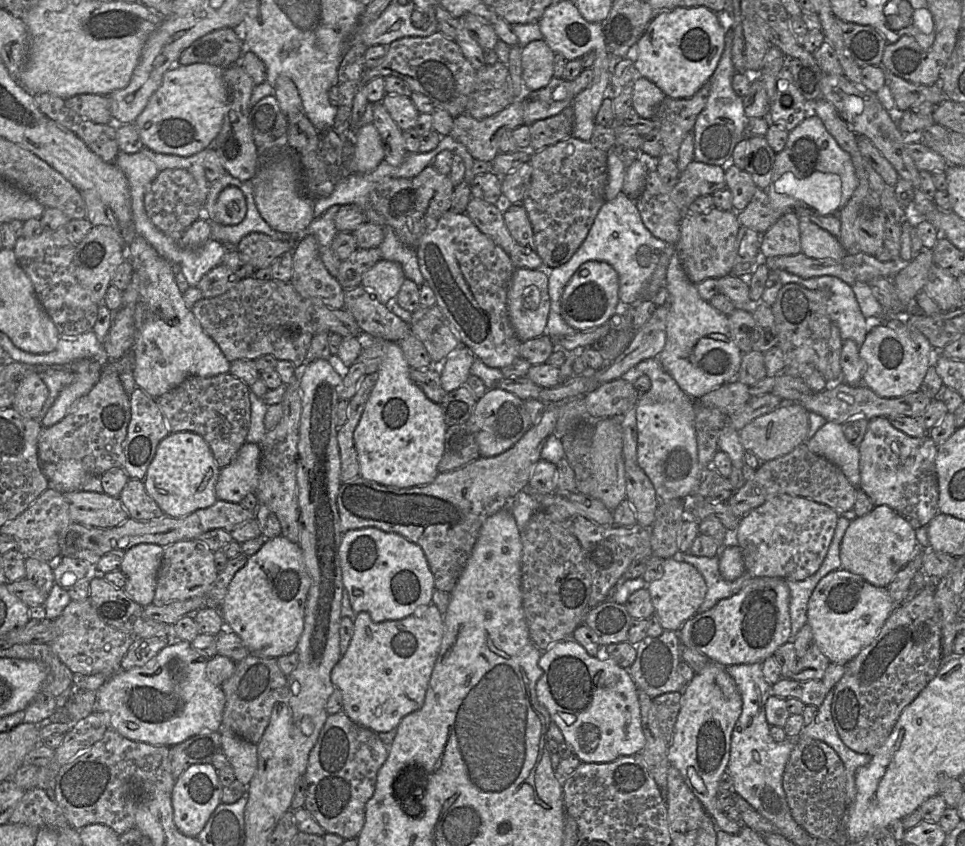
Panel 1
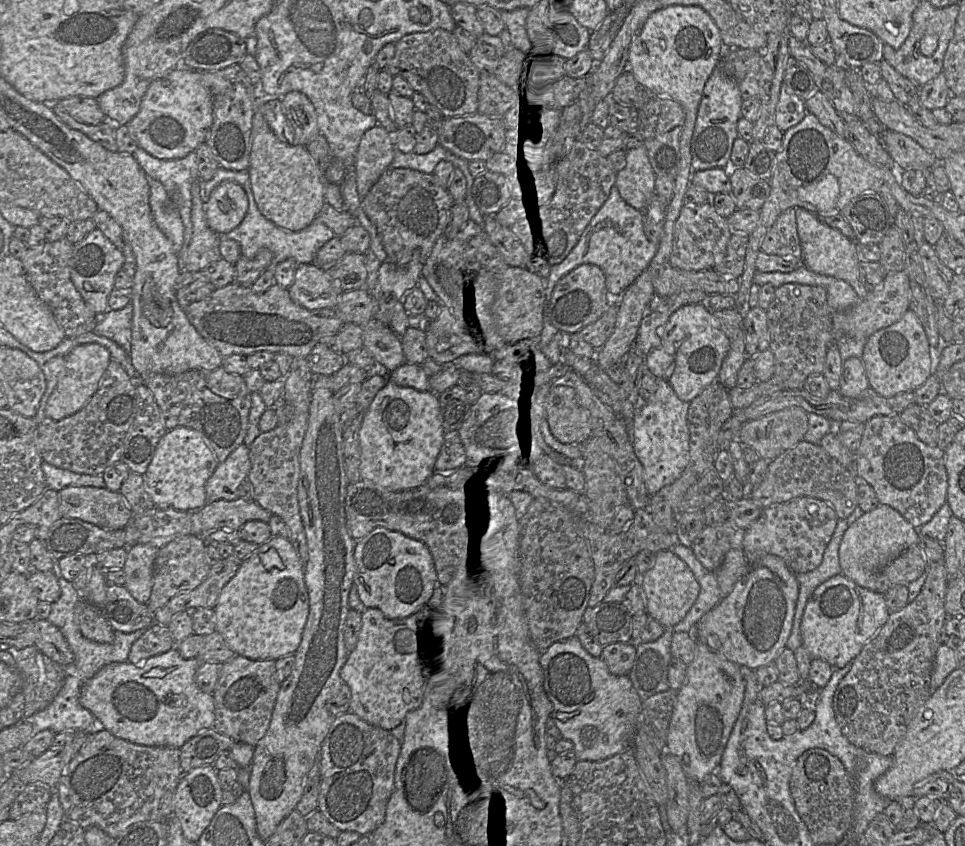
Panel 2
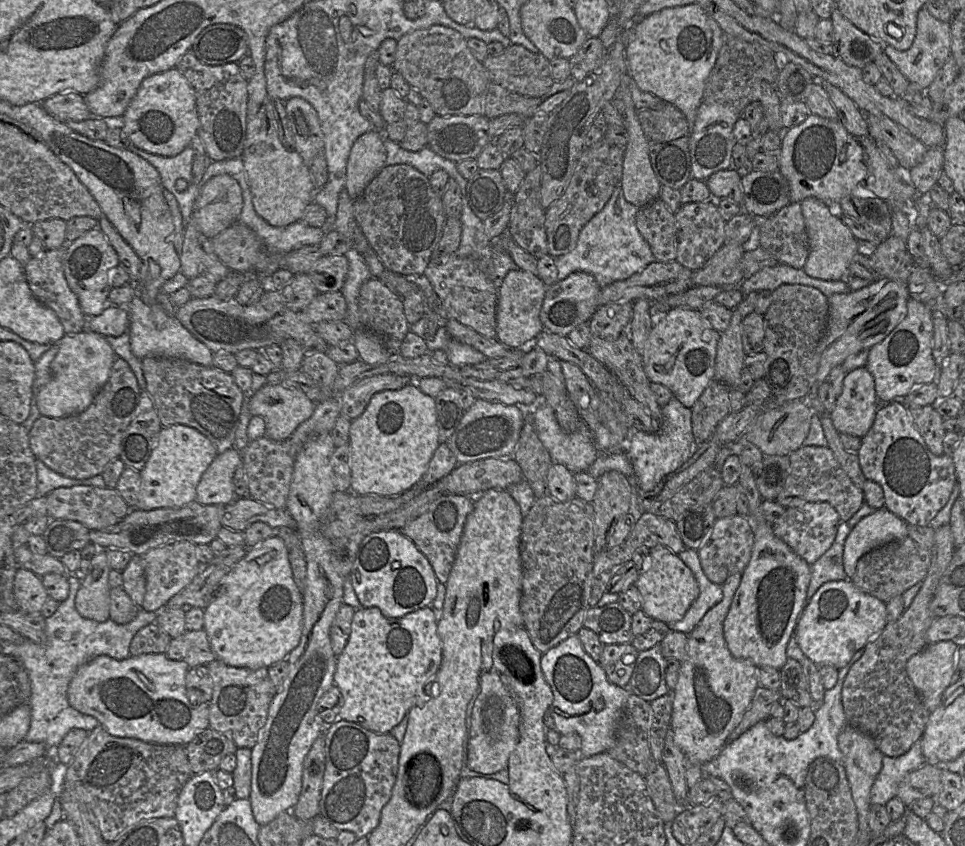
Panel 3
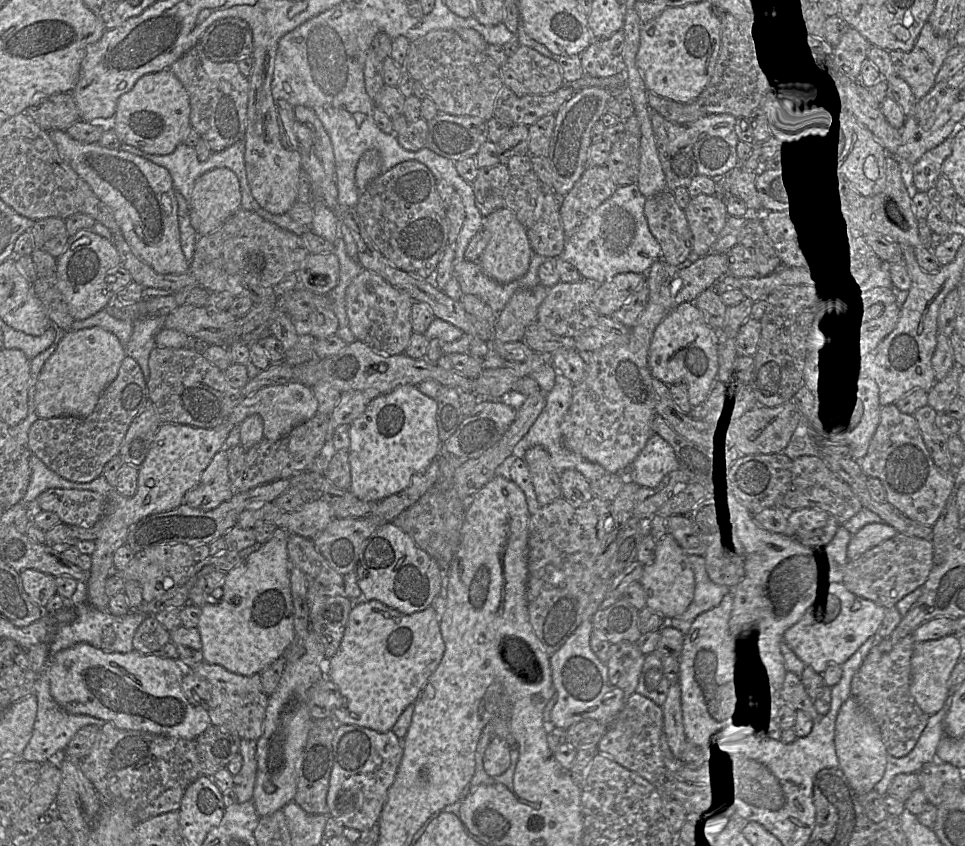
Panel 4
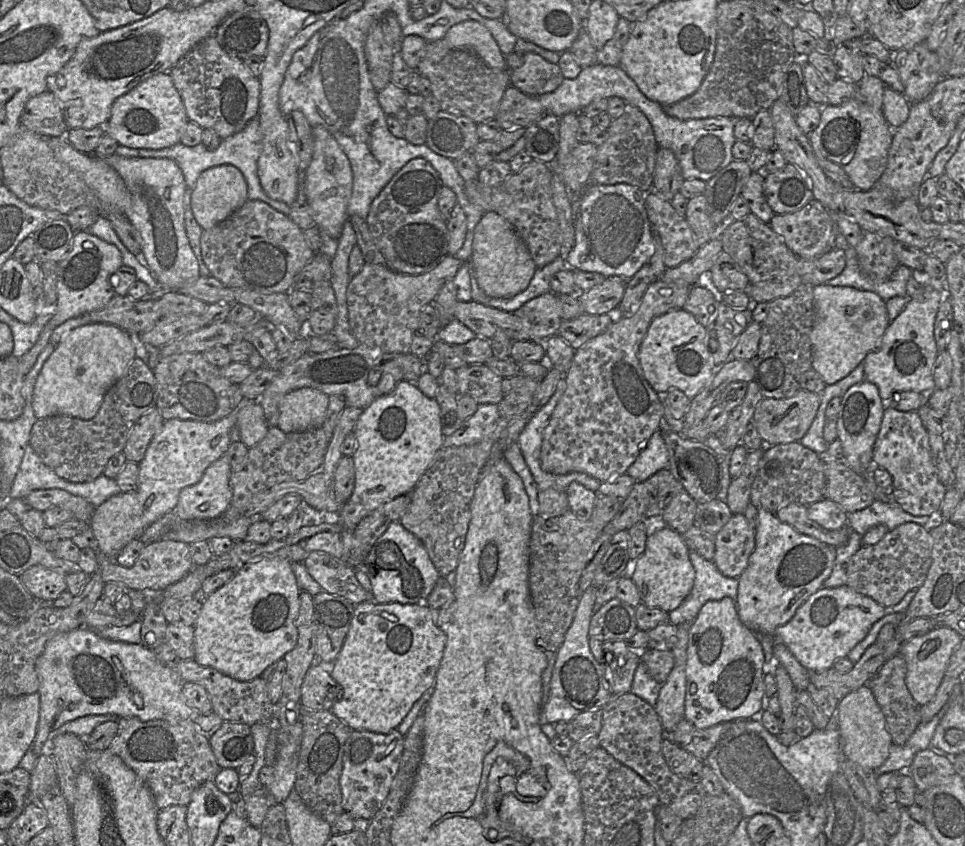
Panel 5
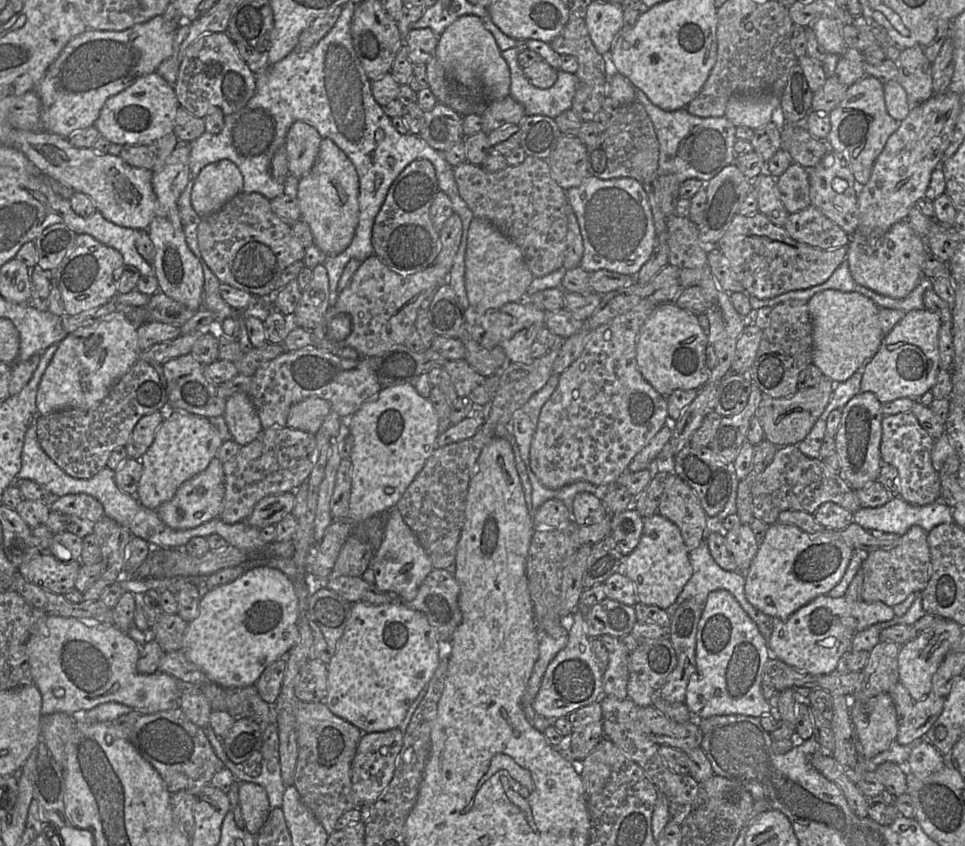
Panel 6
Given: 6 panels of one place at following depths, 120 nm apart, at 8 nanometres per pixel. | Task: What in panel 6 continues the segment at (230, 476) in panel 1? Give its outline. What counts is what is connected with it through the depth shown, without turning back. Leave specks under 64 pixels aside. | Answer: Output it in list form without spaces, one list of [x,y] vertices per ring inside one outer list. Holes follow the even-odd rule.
[[[215,456],[205,470],[185,481],[173,498],[162,503],[156,510],[161,520],[173,529],[185,530],[220,517],[225,496],[223,465],[224,463]]]

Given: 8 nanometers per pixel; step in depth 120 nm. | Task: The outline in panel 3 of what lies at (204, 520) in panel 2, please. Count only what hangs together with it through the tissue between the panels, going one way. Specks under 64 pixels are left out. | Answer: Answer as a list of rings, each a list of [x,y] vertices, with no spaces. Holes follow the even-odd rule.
[[[236,498],[225,505],[221,517],[223,527],[245,531],[254,522],[264,522],[273,529],[297,529],[297,523],[286,509],[276,509],[252,498]]]

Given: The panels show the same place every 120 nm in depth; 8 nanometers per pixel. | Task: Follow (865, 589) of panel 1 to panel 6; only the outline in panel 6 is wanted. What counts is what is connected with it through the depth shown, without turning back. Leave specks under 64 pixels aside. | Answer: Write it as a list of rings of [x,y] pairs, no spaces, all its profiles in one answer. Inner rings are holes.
[[[819,595],[787,619],[772,618],[772,632],[767,642],[773,656],[800,672],[826,675],[834,670],[840,658],[851,651],[855,634],[878,622],[895,617],[892,607],[881,601],[847,601],[844,596]]]

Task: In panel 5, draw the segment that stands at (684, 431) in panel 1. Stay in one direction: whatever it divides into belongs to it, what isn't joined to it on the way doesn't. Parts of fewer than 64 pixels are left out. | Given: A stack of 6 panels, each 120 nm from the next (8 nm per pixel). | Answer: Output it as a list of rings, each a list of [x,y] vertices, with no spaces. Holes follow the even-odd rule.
[[[661,430],[655,431],[646,447],[627,469],[626,474],[636,482],[643,482],[656,472],[669,468],[669,454]]]

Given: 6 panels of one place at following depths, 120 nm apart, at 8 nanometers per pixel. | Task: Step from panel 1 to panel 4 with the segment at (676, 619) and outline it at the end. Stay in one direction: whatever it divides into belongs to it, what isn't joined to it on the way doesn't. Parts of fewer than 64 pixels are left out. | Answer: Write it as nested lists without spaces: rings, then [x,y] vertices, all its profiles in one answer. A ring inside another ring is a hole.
[[[664,535],[655,545],[651,564],[645,564],[639,580],[645,593],[646,607],[659,613],[664,619],[683,614],[694,598],[695,575],[688,556],[671,535]]]

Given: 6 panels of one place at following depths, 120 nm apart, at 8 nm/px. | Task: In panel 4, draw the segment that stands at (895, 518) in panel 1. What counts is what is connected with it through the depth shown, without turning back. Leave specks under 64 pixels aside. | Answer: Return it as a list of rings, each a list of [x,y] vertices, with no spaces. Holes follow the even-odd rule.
[[[870,523],[854,534],[848,544],[847,557],[849,561],[858,558],[864,552],[892,538],[898,531],[891,525]]]

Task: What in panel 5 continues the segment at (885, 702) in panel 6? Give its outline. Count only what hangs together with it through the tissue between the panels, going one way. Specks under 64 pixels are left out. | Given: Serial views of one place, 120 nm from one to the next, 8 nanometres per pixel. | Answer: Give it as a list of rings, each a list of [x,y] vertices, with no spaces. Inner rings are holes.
[[[861,686],[847,694],[839,703],[840,749],[852,762],[866,769],[880,767],[888,758],[891,736],[887,730],[885,716],[869,686]]]

